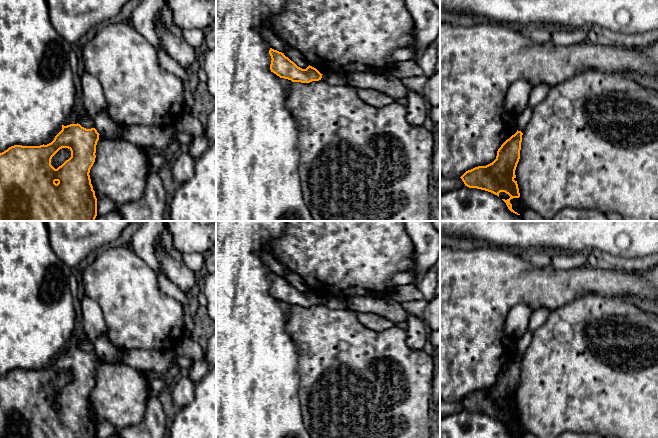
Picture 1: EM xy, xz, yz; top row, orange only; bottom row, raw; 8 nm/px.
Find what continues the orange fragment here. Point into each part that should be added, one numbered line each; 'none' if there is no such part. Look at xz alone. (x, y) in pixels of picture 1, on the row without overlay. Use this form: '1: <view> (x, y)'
none

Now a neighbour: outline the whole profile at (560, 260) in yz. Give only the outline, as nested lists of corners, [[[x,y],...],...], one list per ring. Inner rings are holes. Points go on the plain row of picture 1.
[[[555,251],[551,252],[551,258],[550,266],[556,271],[560,269],[574,269],[592,263],[592,257],[585,256],[582,253]]]

